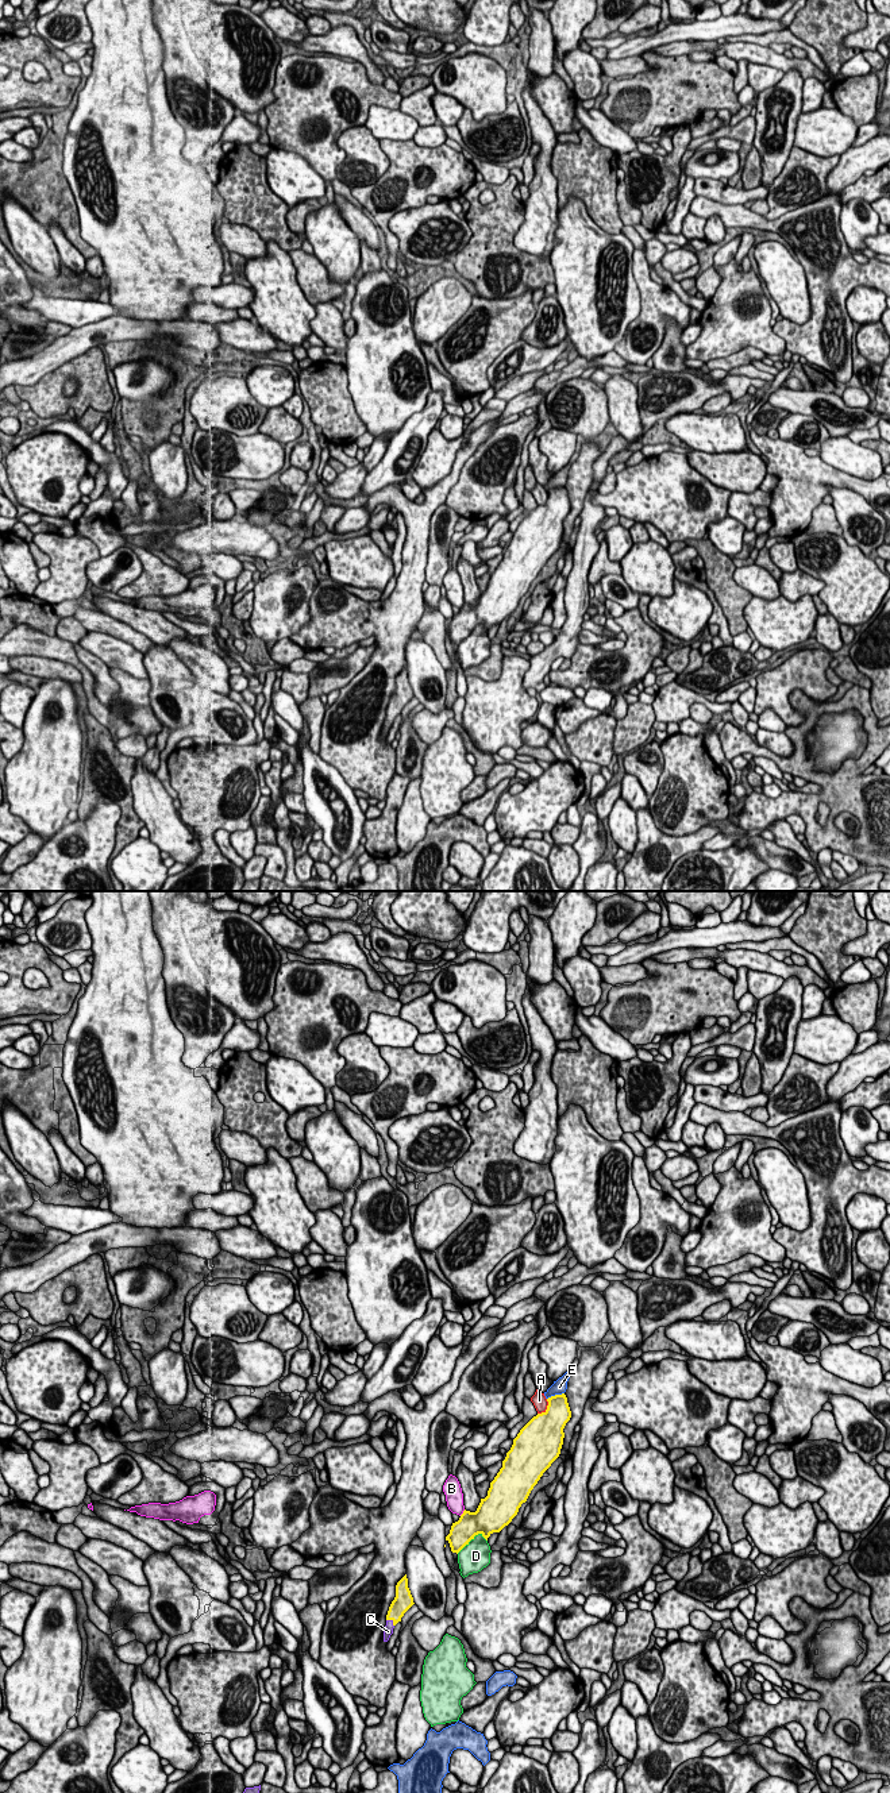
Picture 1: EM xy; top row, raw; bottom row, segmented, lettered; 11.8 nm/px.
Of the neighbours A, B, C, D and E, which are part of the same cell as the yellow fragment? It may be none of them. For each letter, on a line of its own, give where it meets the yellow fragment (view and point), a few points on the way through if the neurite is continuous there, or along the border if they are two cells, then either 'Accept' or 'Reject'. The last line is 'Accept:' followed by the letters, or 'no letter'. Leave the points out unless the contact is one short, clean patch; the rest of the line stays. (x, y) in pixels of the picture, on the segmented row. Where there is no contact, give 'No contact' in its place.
A: Touches yellow at xy (547, 1408). Reject
B: Touches yellow at xy (463, 1512). Boundary: xy (465, 1510), (459, 1515). Reject
C: Touches yellow at xy (393, 1622). Accept
D: Touches yellow at xy (472, 1538). Reject
E: Touches yellow at xy (555, 1395). Reject
Accept: C

